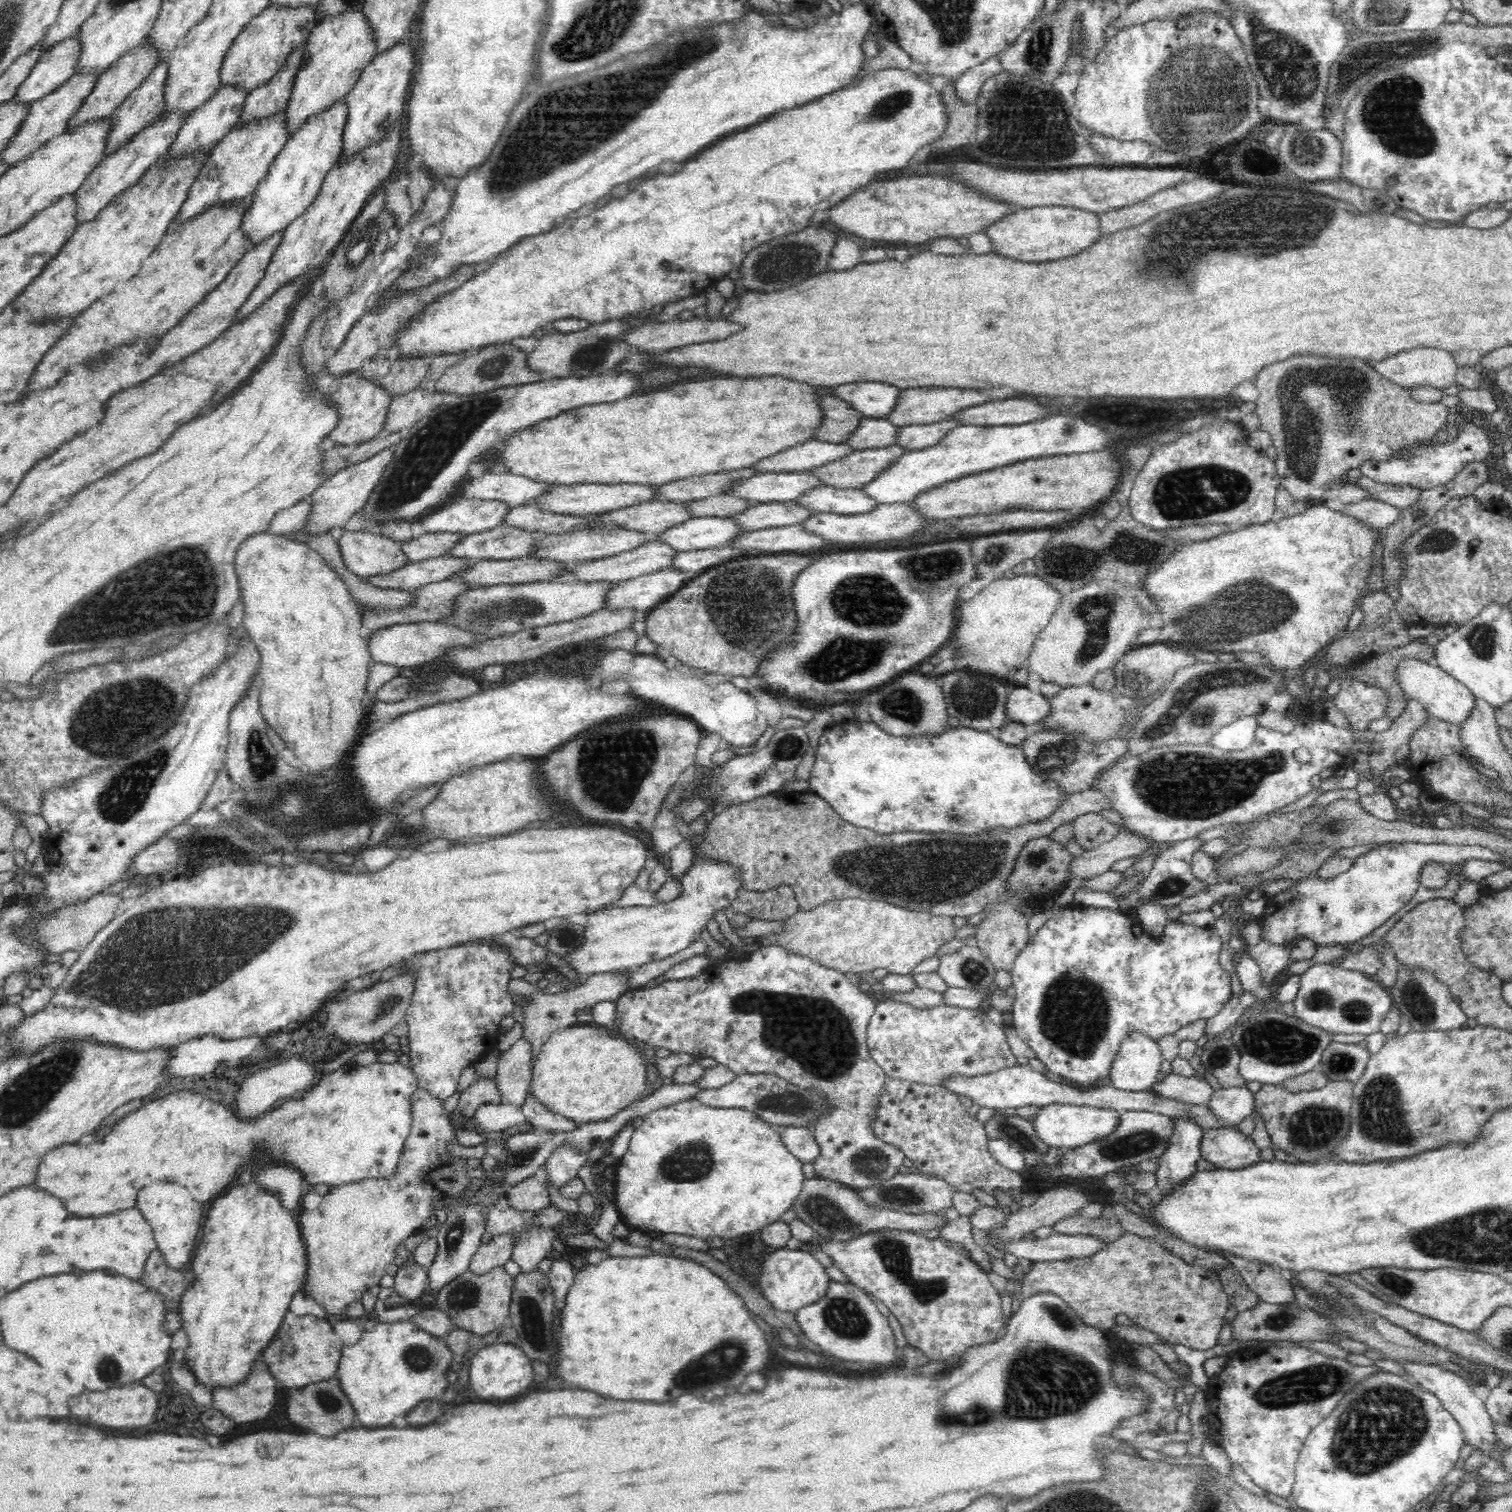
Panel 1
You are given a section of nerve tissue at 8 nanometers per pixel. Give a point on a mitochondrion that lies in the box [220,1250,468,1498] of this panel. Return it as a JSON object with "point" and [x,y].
{"point":[418,1358]}

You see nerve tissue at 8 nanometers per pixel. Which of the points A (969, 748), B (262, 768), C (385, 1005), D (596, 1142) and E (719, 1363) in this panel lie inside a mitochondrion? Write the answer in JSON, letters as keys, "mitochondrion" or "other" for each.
{"A":"other","B":"mitochondrion","C":"mitochondrion","D":"other","E":"mitochondrion"}

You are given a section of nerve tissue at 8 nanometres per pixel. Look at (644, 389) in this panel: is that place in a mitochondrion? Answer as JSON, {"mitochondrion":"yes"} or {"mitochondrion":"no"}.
{"mitochondrion":"no"}

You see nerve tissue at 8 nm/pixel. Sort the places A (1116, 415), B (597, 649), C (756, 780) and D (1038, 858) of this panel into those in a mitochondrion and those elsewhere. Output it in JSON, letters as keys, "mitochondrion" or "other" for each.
{"A":"other","B":"other","C":"mitochondrion","D":"mitochondrion"}

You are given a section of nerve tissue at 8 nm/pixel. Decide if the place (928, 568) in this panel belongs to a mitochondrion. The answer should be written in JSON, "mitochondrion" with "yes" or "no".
{"mitochondrion":"yes"}

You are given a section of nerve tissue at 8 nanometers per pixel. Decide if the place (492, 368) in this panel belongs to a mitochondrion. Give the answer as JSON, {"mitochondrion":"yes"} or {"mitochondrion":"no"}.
{"mitochondrion":"yes"}

